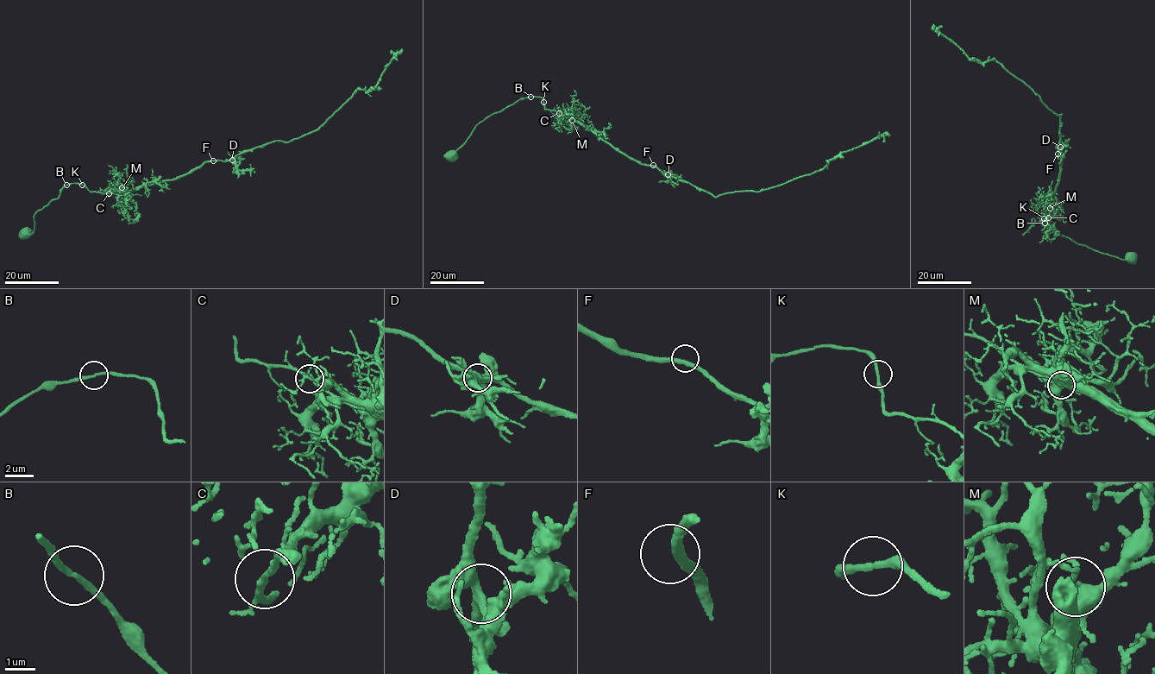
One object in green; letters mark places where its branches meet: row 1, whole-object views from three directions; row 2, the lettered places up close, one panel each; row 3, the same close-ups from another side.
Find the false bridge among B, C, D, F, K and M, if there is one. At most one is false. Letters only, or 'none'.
none

